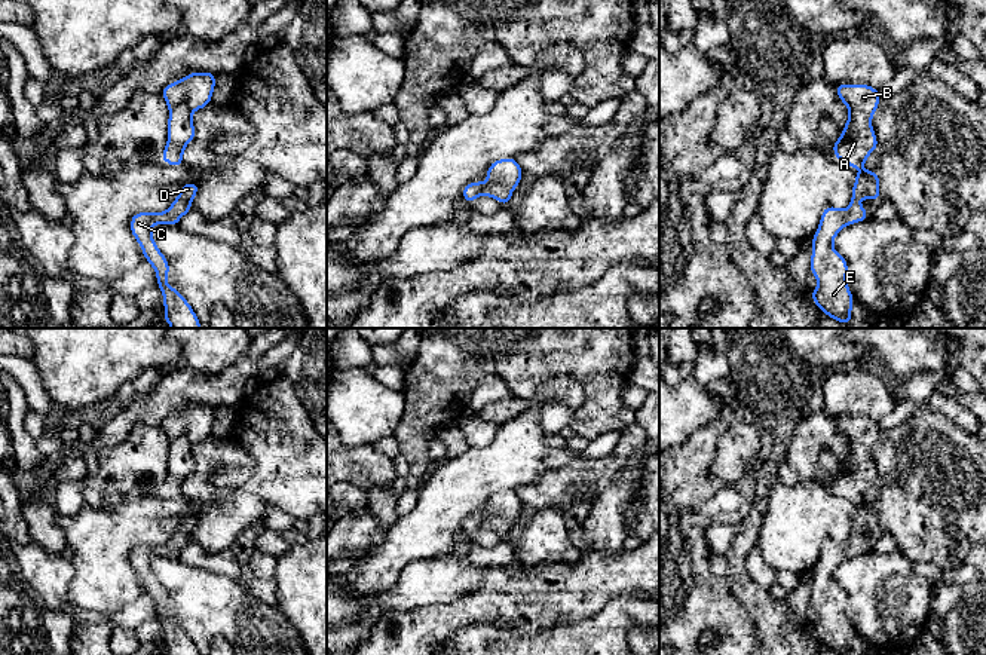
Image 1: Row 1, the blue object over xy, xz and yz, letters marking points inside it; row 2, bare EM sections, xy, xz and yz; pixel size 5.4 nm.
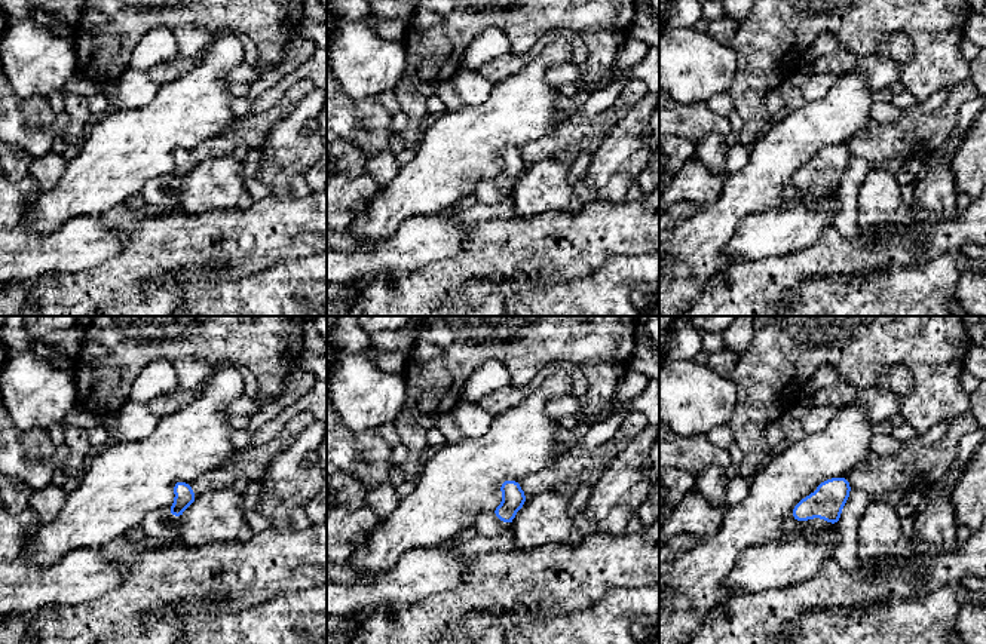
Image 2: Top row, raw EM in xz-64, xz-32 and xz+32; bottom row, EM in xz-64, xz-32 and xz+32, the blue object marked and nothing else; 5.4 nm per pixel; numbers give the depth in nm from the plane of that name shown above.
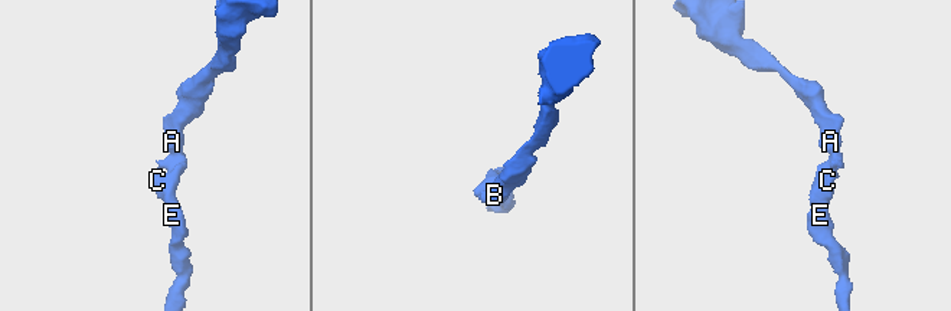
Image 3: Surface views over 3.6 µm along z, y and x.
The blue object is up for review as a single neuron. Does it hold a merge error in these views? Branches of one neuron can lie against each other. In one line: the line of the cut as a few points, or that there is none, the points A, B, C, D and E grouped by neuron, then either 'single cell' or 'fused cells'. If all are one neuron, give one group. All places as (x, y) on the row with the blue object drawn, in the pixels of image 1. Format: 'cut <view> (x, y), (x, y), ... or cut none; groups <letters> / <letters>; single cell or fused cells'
cut none; groups A B C D E; single cell

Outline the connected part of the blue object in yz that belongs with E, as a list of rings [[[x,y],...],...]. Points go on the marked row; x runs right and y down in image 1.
[[[864,168],[857,172],[849,206],[846,209],[826,206],[812,238],[811,272],[818,281],[818,288],[811,291],[811,297],[827,316],[842,324],[852,321],[854,297],[846,285],[846,260],[833,250],[833,239],[848,223],[870,218],[857,199],[882,199],[878,172]]]

